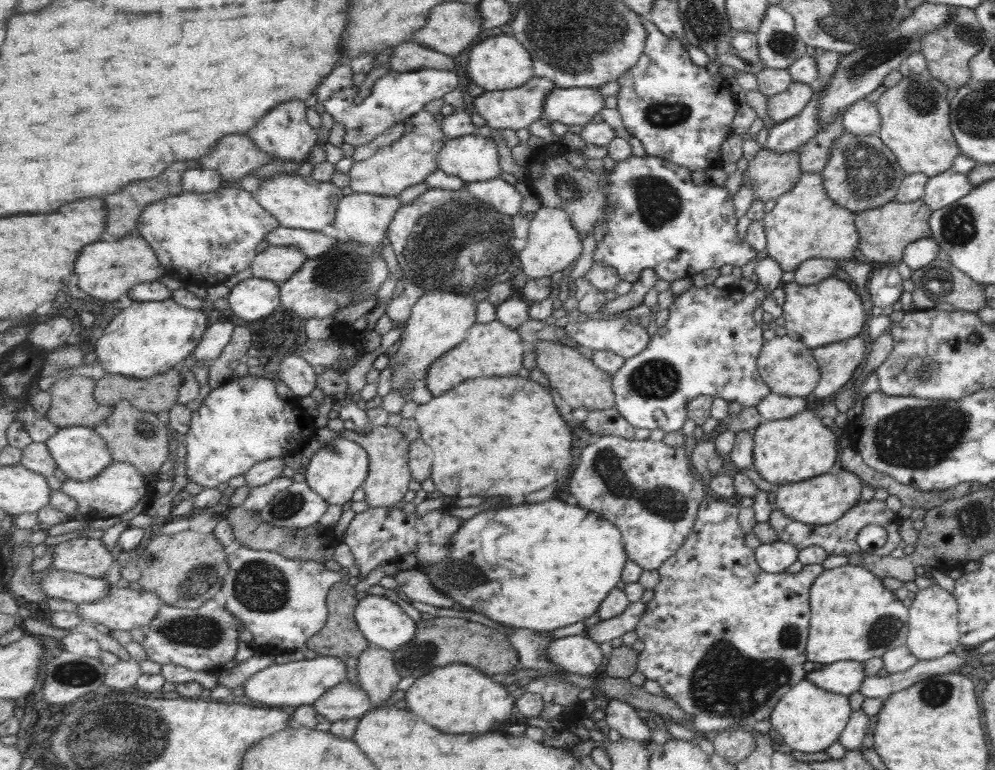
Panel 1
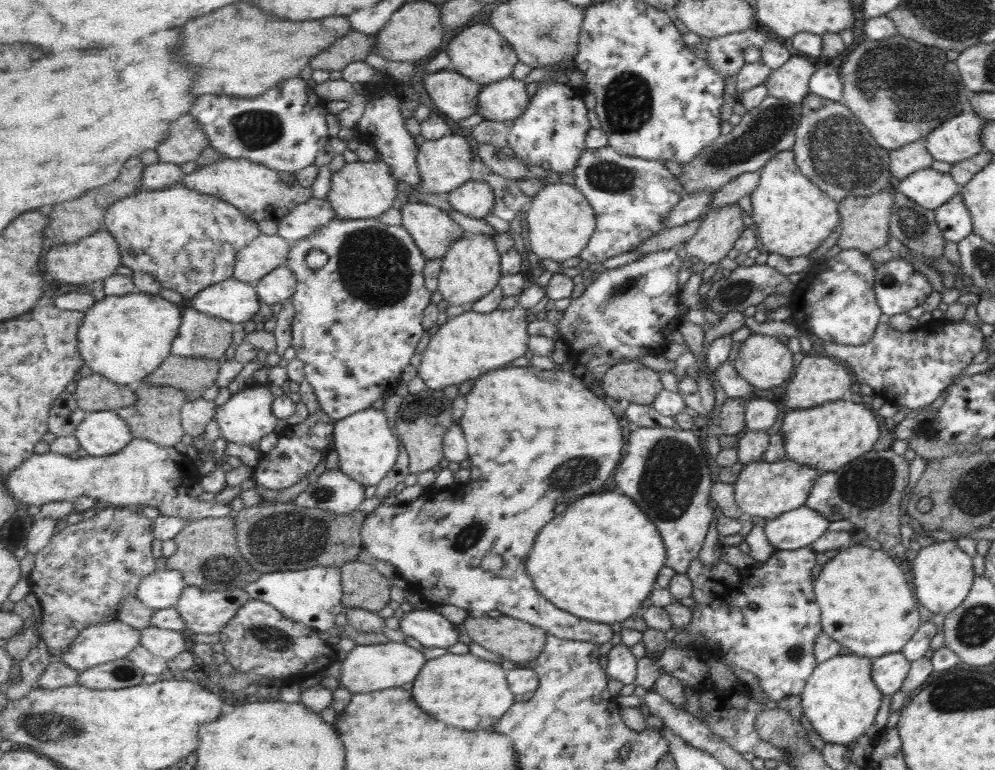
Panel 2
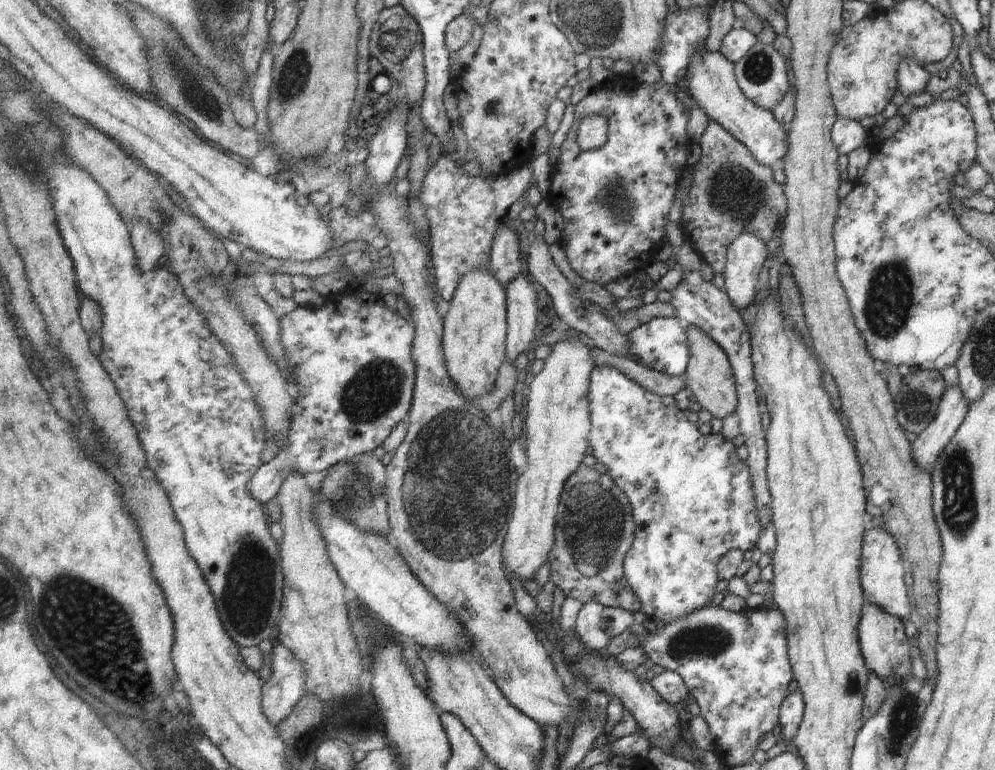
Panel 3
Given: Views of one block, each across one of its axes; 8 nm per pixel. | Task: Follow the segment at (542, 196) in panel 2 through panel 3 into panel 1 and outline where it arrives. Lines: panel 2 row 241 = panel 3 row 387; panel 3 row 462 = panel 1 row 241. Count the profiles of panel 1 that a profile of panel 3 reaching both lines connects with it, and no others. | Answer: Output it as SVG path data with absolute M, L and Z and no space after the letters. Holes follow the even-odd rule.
M543 207L531 222L529 244L520 252L525 274L531 279L546 279L578 261L584 252L584 240L570 214L562 208Z

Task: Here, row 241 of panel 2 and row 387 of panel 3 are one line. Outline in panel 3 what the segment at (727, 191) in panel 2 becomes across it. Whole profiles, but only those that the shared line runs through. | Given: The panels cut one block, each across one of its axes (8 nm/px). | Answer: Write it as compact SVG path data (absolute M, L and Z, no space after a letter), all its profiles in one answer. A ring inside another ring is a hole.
M597 347L592 355L596 360L597 366L612 366L623 371L632 381L642 384L648 390L656 392L663 396L676 396L679 392L690 388L689 377L684 374L682 377L676 377L655 369L649 369L648 366L621 355L605 352Z

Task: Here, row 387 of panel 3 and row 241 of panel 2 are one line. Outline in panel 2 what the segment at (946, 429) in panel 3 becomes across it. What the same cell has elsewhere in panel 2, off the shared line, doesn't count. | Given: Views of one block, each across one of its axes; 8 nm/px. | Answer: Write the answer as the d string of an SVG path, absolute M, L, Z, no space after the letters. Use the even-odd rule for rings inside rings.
M960 192L935 209L935 222L946 241L960 242L972 233L973 223Z

